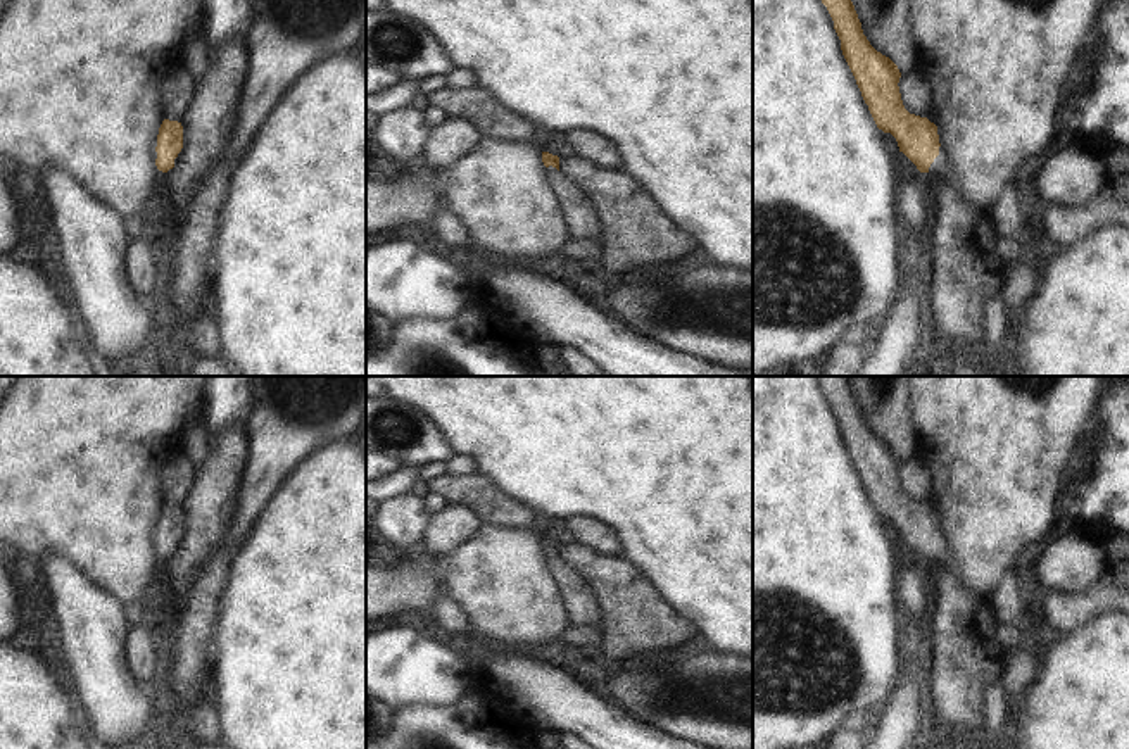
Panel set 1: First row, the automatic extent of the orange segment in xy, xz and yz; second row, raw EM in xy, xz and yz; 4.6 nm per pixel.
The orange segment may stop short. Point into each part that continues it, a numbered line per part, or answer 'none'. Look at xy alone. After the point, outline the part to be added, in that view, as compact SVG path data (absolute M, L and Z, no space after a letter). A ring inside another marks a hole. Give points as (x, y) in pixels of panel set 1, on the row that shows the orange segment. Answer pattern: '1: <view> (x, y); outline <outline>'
none

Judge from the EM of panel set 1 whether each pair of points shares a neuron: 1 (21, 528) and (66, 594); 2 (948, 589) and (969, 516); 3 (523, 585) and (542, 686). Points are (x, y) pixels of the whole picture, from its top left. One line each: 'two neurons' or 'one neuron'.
1: two neurons
2: two neurons
3: two neurons

